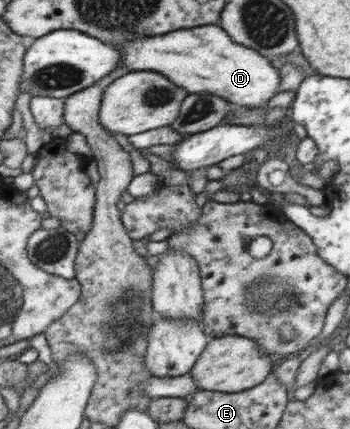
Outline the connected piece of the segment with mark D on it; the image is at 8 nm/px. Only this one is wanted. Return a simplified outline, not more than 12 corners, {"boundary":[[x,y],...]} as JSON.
{"boundary":[[206,24],[136,38],[120,66],[256,107],[278,72]]}

